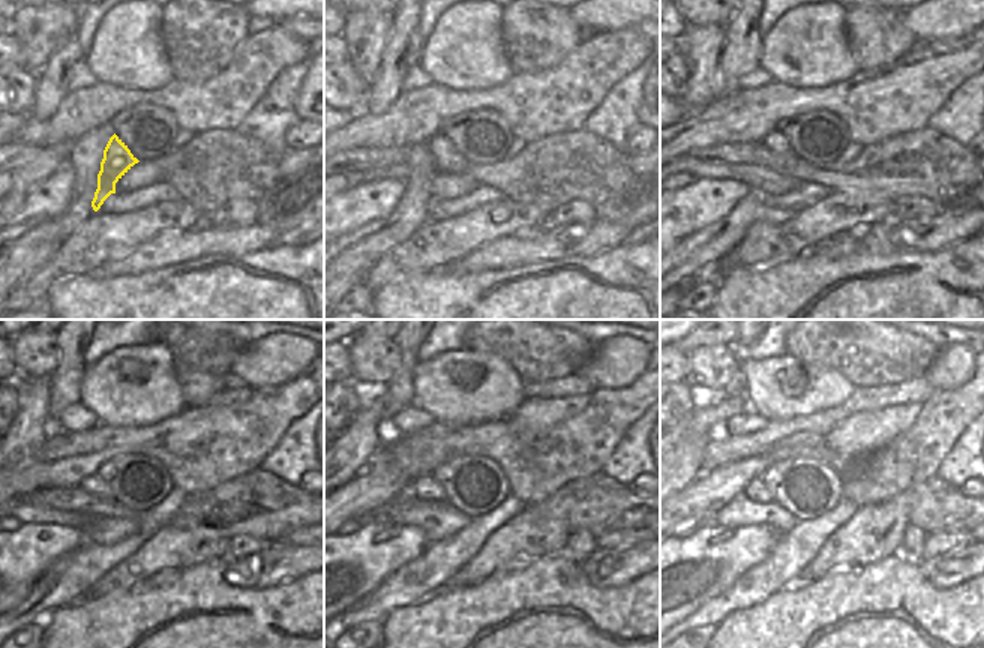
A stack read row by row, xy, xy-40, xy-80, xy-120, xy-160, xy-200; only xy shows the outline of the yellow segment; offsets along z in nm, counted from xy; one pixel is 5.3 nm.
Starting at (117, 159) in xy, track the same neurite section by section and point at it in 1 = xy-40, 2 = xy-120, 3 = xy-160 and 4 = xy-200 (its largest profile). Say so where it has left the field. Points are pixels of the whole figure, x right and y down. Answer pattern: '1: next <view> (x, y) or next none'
1: next xy-40 (446, 158)
2: next xy-120 (93, 485)
3: next xy-160 (425, 488)
4: next xy-200 (756, 491)

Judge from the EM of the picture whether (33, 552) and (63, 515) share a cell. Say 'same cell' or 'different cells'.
different cells

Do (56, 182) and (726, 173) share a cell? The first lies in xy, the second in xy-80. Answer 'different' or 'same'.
different

